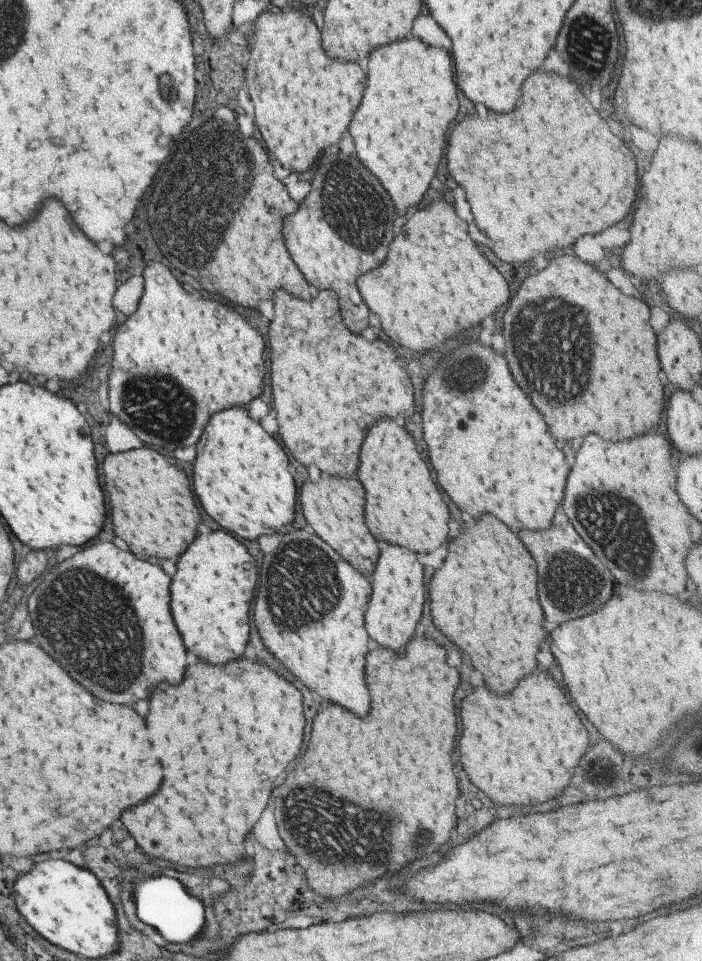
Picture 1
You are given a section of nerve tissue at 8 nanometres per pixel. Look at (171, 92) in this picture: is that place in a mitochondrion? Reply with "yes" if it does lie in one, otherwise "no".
yes

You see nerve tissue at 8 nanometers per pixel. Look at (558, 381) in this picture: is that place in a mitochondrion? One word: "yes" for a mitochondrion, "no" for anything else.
yes

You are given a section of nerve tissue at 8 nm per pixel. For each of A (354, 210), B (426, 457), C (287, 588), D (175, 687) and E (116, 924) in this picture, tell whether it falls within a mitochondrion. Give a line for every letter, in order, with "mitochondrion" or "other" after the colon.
A: mitochondrion
B: other
C: mitochondrion
D: other
E: other

